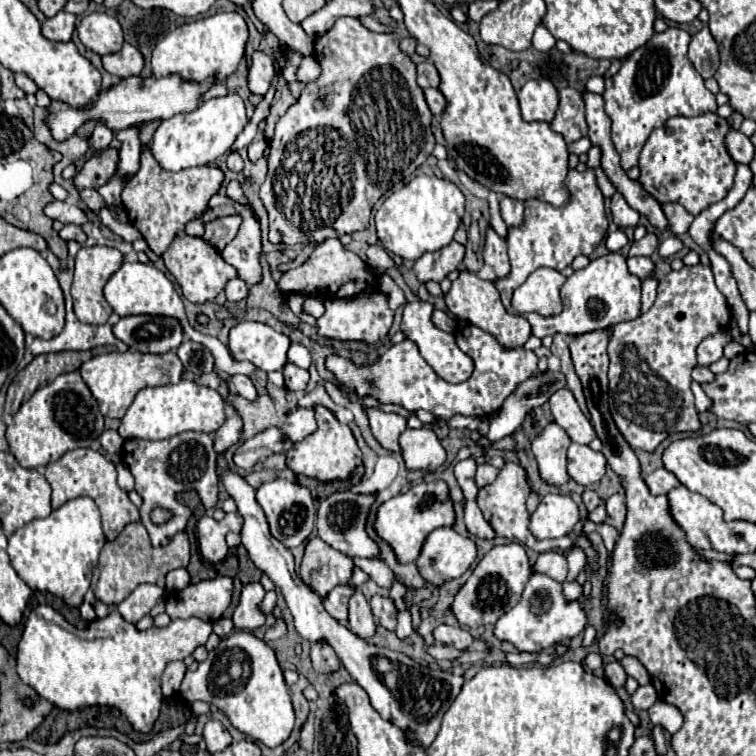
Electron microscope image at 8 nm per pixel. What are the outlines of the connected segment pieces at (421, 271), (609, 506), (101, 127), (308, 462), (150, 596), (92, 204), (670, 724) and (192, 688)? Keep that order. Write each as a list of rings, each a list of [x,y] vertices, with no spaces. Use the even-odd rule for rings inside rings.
[[[452,240],[448,246],[424,254],[424,258],[418,258],[414,264],[414,274],[418,276],[420,282],[436,280],[442,282],[448,272],[456,270],[462,264],[464,258],[464,246]]]
[[[620,492],[620,494],[614,494],[606,500],[606,512],[608,512],[608,518],[606,522],[610,526],[614,526],[616,530],[622,530],[624,526],[624,518],[626,518],[626,496]]]
[[[98,122],[96,128],[94,128],[94,132],[92,132],[92,136],[90,136],[90,144],[96,150],[104,150],[112,142],[112,138],[114,138],[114,132],[104,122]]]
[[[318,404],[318,406],[314,406],[314,412],[316,412],[318,430],[314,434],[310,434],[308,438],[304,438],[304,442],[298,442],[292,446],[292,450],[288,450],[286,466],[296,474],[306,474],[306,476],[322,480],[322,482],[346,480],[350,476],[350,472],[362,464],[362,452],[356,444],[356,438],[354,438],[352,430],[346,424],[338,422],[336,416],[326,406]]]
[[[140,584],[126,600],[122,600],[116,608],[122,614],[124,620],[136,624],[142,616],[146,616],[156,602],[160,600],[160,596],[164,594],[164,590],[156,584]]]
[[[94,188],[82,190],[82,192],[80,192],[80,198],[82,198],[82,202],[84,202],[90,210],[94,210],[94,212],[98,212],[98,210],[104,206],[104,198],[102,198]]]
[[[656,700],[656,702],[650,706],[648,714],[650,714],[652,724],[660,724],[660,726],[662,726],[666,732],[670,732],[670,734],[678,732],[680,726],[682,726],[682,714],[680,714],[680,710],[678,710],[676,706],[664,702],[664,700]]]
[[[240,630],[228,634],[220,646],[198,664],[196,672],[186,672],[180,694],[188,702],[202,700],[218,706],[234,728],[238,728],[250,740],[264,742],[270,748],[280,746],[294,728],[294,708],[276,654],[252,632]]]

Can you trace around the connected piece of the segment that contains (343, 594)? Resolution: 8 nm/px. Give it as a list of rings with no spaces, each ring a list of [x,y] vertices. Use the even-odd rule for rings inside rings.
[[[336,586],[328,592],[326,598],[322,598],[326,612],[336,618],[338,622],[348,620],[348,598],[352,596],[352,586]]]

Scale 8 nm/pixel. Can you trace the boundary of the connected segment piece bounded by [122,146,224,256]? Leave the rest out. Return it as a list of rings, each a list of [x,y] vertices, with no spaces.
[[[142,146],[140,168],[126,178],[122,190],[122,204],[132,226],[140,230],[150,250],[162,256],[178,232],[184,232],[186,224],[202,218],[208,210],[210,198],[224,186],[224,172],[218,166],[196,166],[182,172],[164,170],[152,156],[148,146]]]

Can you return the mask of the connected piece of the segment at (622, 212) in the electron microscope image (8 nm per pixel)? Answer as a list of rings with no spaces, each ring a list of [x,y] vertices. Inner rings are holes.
[[[616,192],[616,194],[612,196],[610,212],[612,212],[612,220],[614,220],[614,224],[620,226],[620,228],[626,228],[626,226],[636,228],[638,218],[640,218],[640,214],[638,214],[634,208],[628,206],[628,202],[624,200],[624,196],[622,196],[620,192]]]

